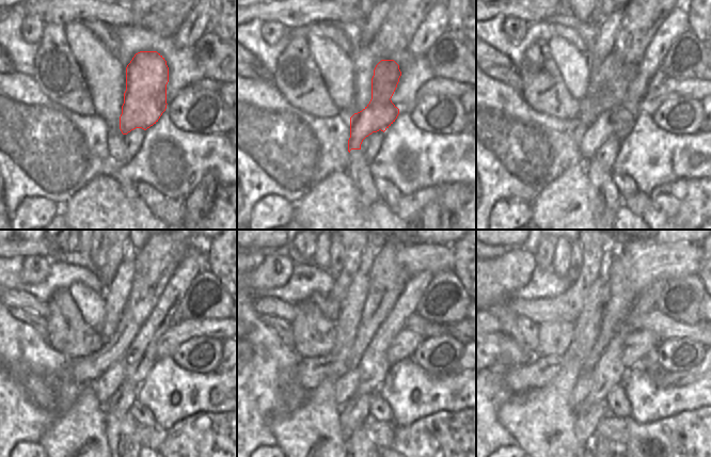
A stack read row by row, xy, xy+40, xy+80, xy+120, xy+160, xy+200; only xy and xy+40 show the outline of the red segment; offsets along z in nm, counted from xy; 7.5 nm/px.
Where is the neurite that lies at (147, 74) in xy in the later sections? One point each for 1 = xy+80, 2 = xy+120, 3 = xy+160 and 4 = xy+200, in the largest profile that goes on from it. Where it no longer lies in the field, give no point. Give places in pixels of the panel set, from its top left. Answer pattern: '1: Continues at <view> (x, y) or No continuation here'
1: Continues at xy+80 (601, 128)
2: Continues at xy+120 (106, 385)
3: Continues at xy+160 (345, 387)
4: Continues at xy+200 (584, 383).

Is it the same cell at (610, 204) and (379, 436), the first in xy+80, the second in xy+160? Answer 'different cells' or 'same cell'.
different cells

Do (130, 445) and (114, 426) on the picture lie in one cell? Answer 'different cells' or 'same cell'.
same cell

